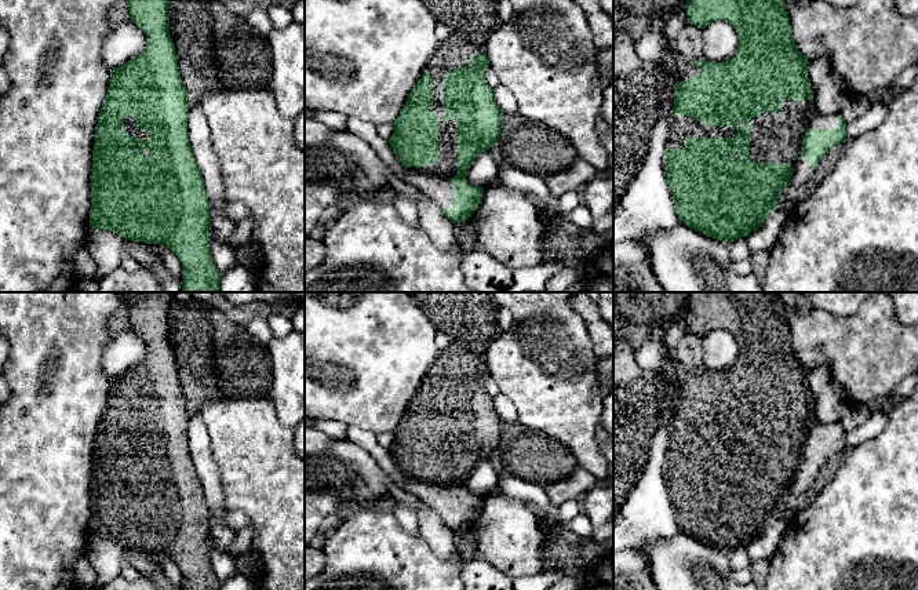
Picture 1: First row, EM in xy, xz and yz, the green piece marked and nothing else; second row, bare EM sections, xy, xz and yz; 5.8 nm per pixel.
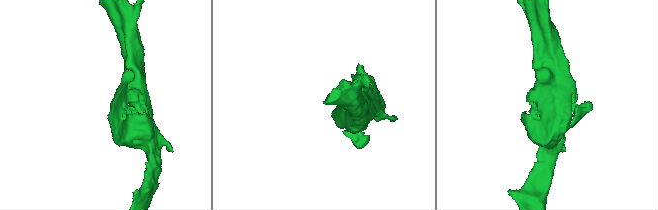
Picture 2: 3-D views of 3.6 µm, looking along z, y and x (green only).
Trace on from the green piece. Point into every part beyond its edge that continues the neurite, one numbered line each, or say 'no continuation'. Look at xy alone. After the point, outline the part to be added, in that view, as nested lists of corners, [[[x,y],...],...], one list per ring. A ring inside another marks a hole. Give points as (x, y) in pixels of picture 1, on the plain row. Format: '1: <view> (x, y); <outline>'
no continuation

